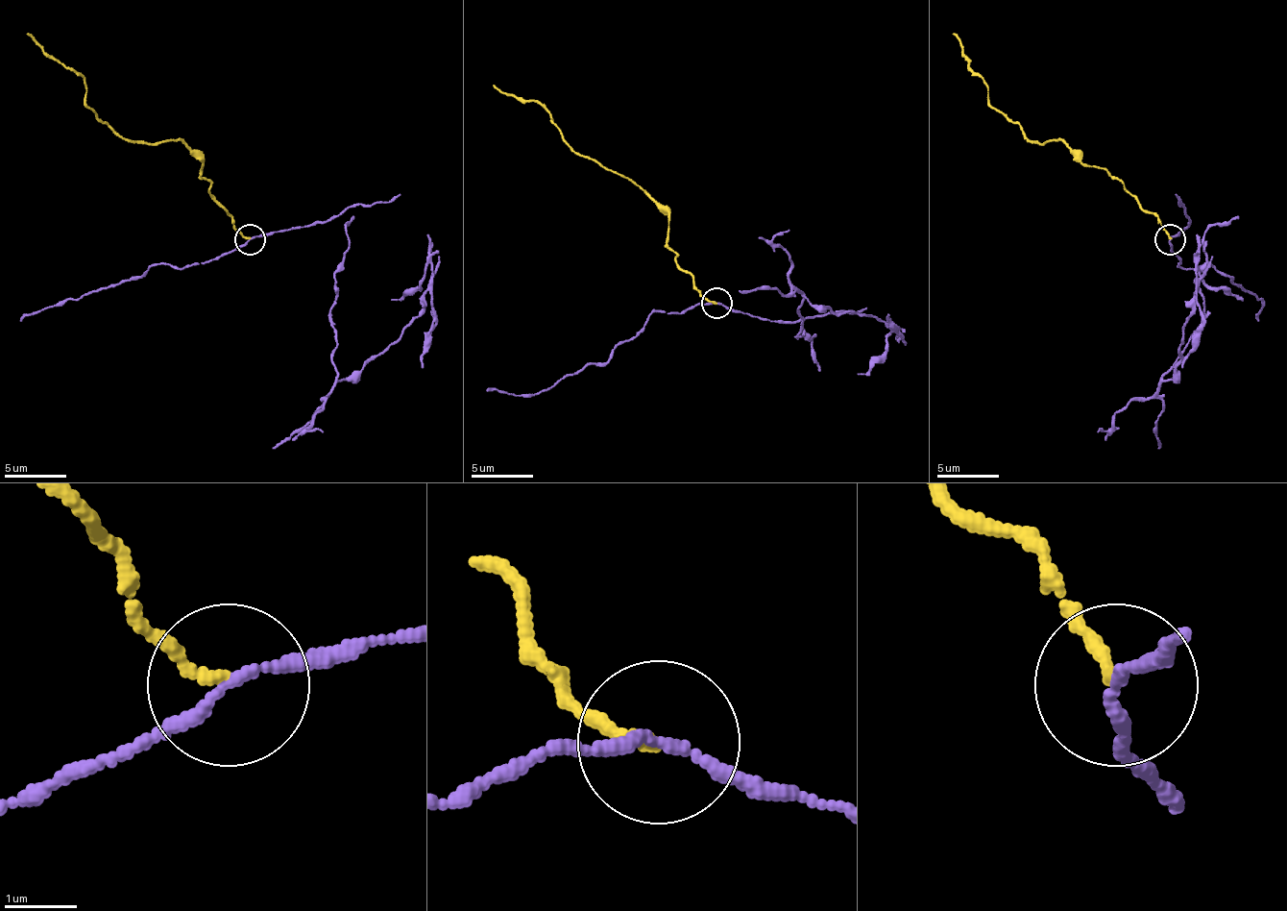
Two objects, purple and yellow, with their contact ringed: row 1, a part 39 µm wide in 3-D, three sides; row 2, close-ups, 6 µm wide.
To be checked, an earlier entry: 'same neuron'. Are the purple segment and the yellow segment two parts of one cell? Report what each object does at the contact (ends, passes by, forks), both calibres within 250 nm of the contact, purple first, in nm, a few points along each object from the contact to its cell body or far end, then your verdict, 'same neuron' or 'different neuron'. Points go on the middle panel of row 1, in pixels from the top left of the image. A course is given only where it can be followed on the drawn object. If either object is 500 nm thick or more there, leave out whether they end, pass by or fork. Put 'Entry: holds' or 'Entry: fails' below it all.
purple passes by | yellow ends | 150/160 nm | purple via (716, 302), (805, 320), (812, 339), (802, 327), (796, 335), (802, 299), (901, 332), (888, 314) | yellow via (716, 302), (700, 292), (669, 249), (667, 212), (608, 169), (583, 157), (540, 104), (518, 101), (493, 86) | different neuron
Entry: fails

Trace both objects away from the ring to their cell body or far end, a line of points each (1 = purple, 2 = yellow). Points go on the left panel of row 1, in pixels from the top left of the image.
1: (250, 240), (339, 215), (336, 373), (354, 376), (382, 355), (428, 292), (423, 367)
2: (250, 240), (203, 178), (200, 162), (179, 141), (141, 144), (116, 135), (85, 104), (85, 83), (27, 33)

